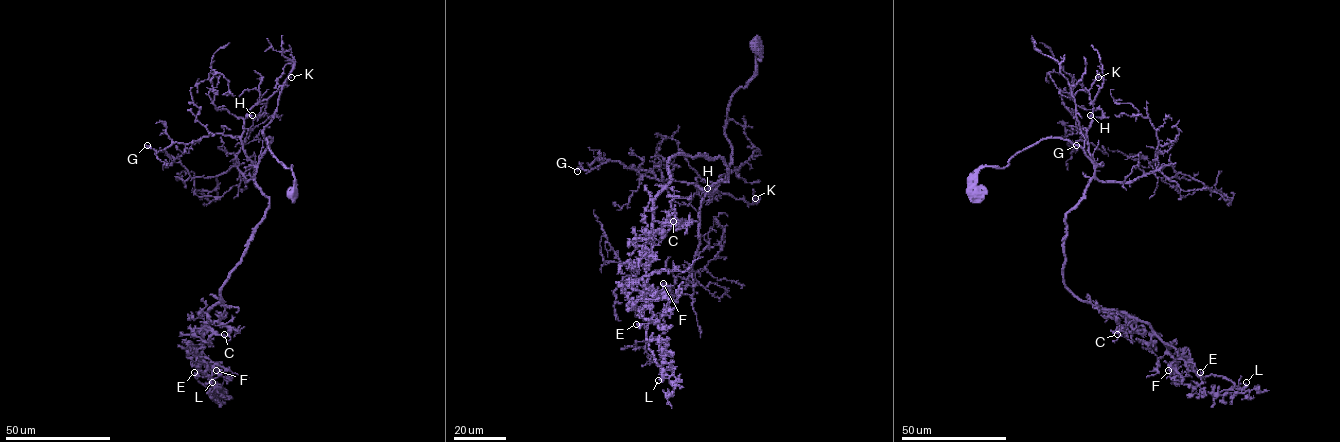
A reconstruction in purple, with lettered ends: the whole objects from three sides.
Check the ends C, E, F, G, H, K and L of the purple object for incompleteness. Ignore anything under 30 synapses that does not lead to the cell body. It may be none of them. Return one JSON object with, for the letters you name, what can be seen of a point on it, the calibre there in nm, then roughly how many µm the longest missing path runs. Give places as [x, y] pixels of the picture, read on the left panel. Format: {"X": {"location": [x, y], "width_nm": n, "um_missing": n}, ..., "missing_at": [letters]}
{"G": {"location": [147, 145], "width_nm": 200, "um_missing": 25}, "missing_at": ["G"]}

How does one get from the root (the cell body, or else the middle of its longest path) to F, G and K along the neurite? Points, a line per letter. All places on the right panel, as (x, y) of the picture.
F: (975, 189), (1043, 139), (1077, 145), (1094, 174), (1063, 282), (1145, 322), (1178, 354), (1168, 370)
G: (975, 189), (981, 168), (1005, 167), (1046, 138), (1070, 140), (1096, 166), (1084, 134), (1068, 142), (1076, 145)
K: (975, 189), (981, 168), (1005, 167), (1046, 138), (1070, 140), (1096, 166), (1087, 130), (1103, 82), (1098, 77)

